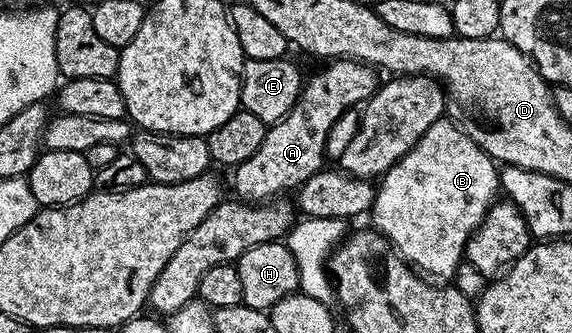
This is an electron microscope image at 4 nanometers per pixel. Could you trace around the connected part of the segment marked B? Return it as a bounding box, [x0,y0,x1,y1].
[371,120,501,279]

